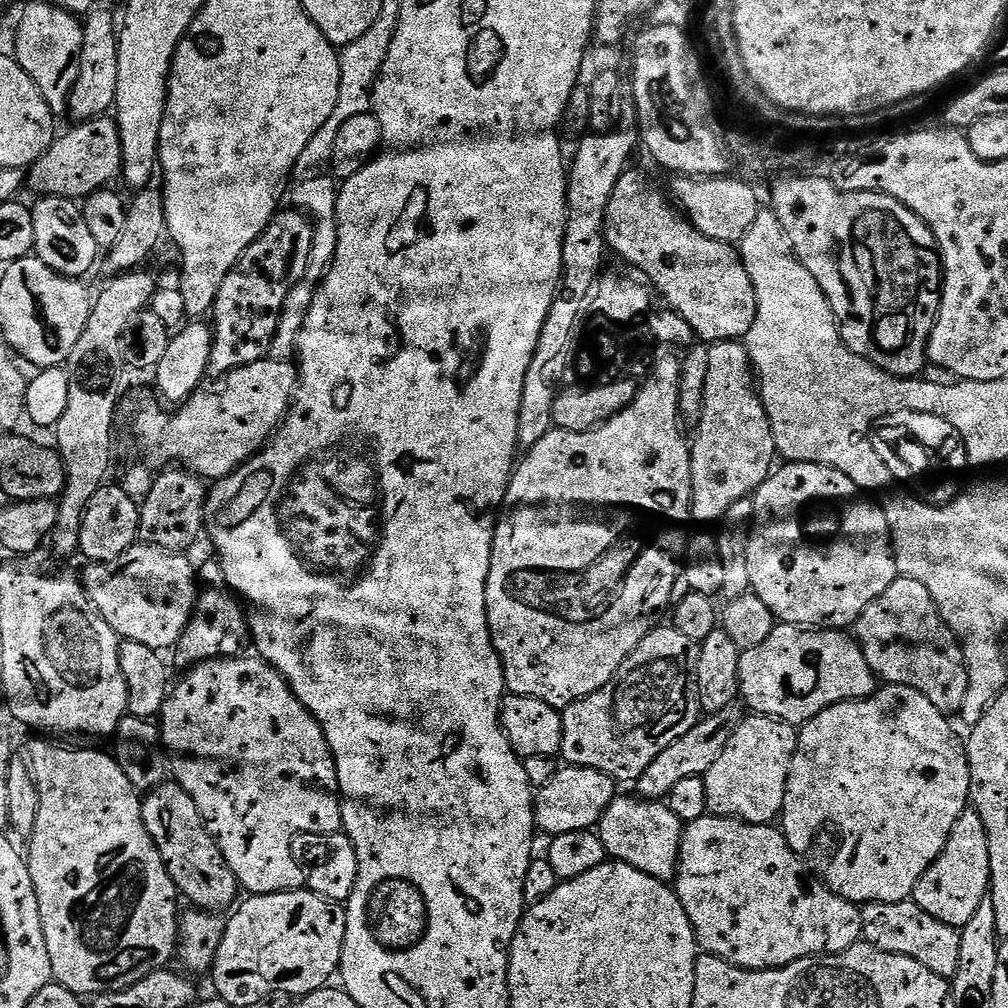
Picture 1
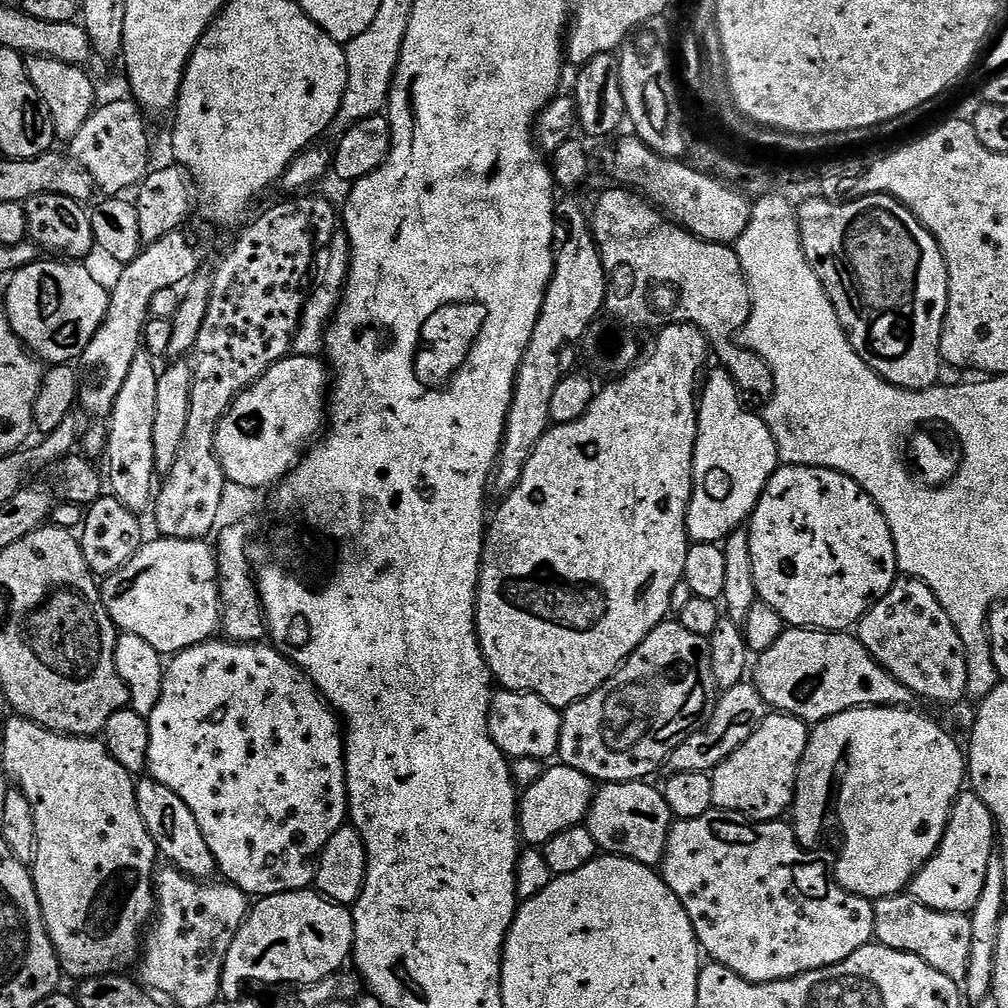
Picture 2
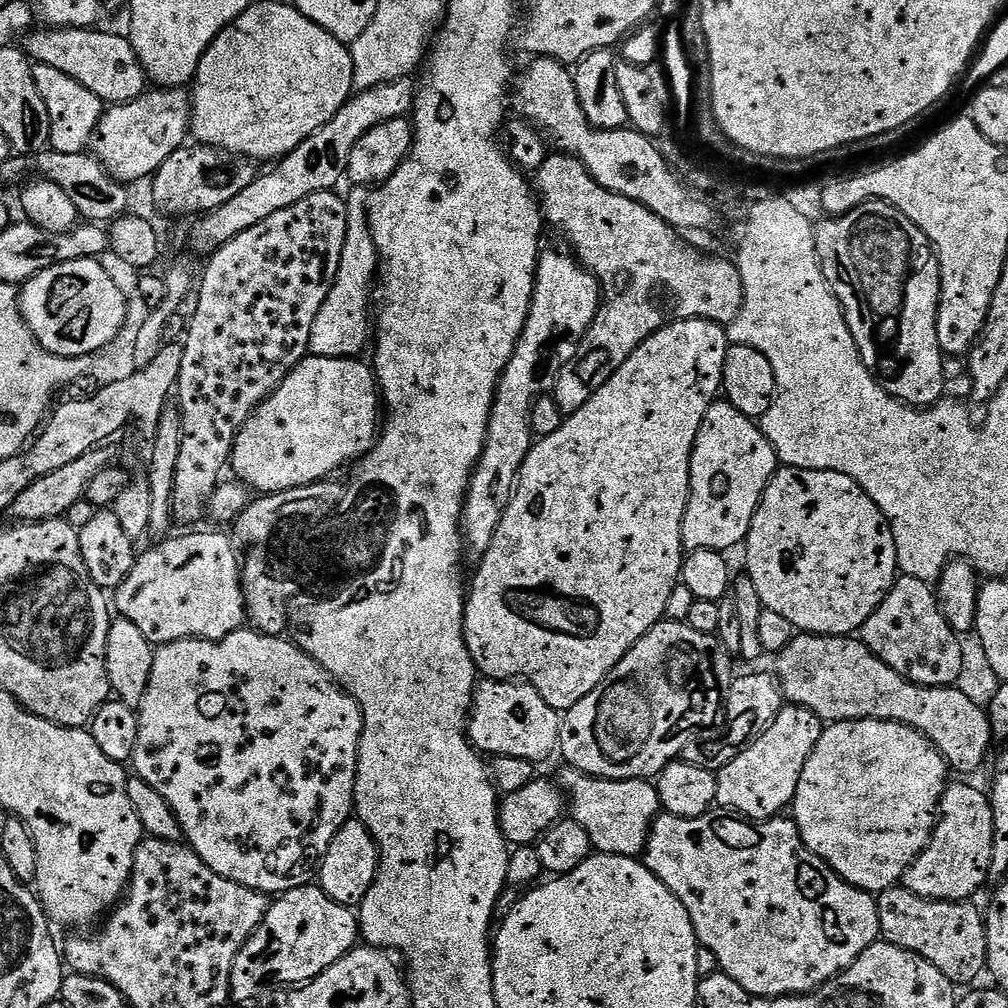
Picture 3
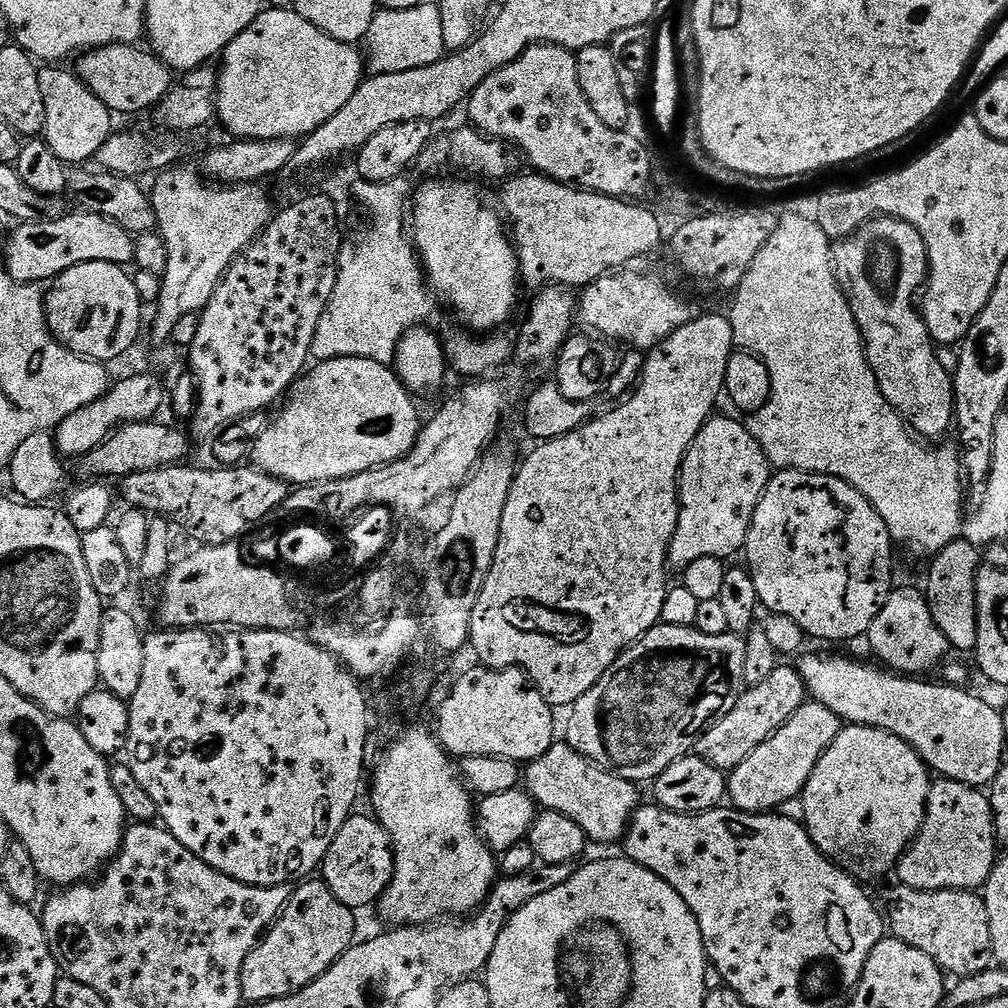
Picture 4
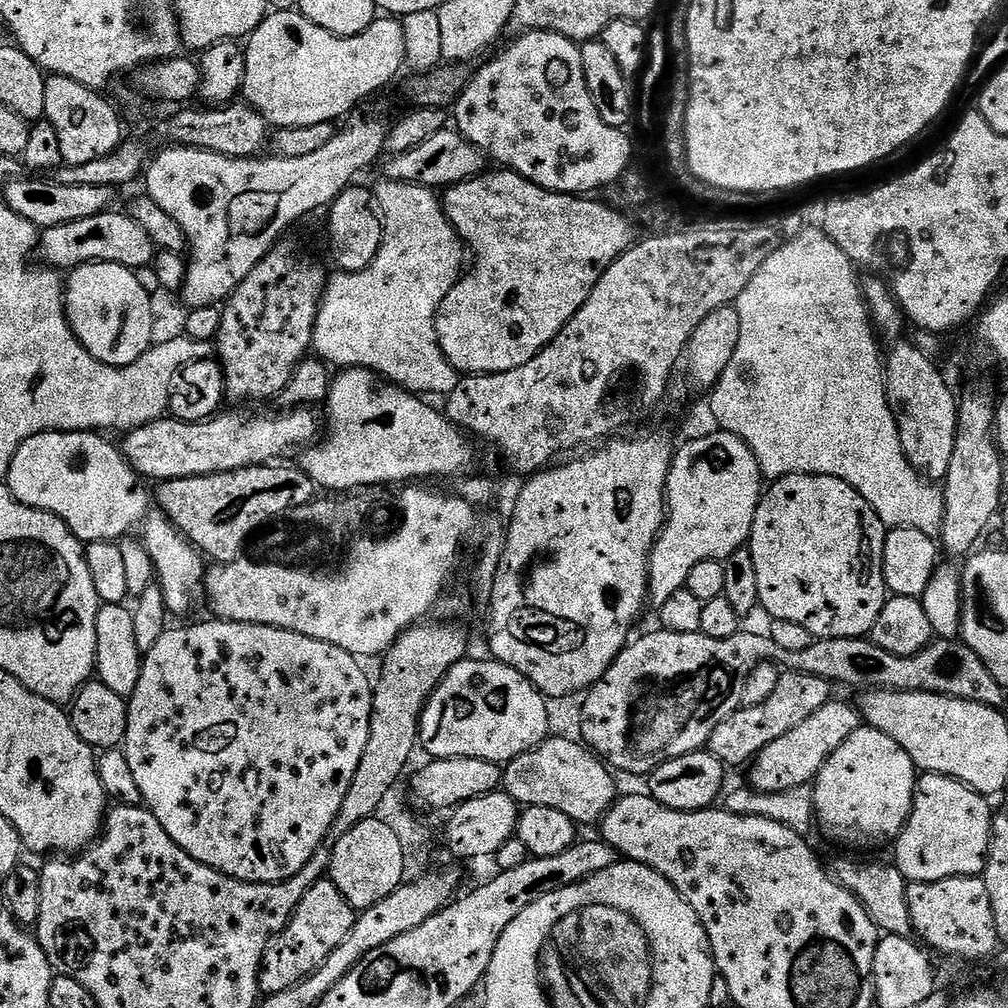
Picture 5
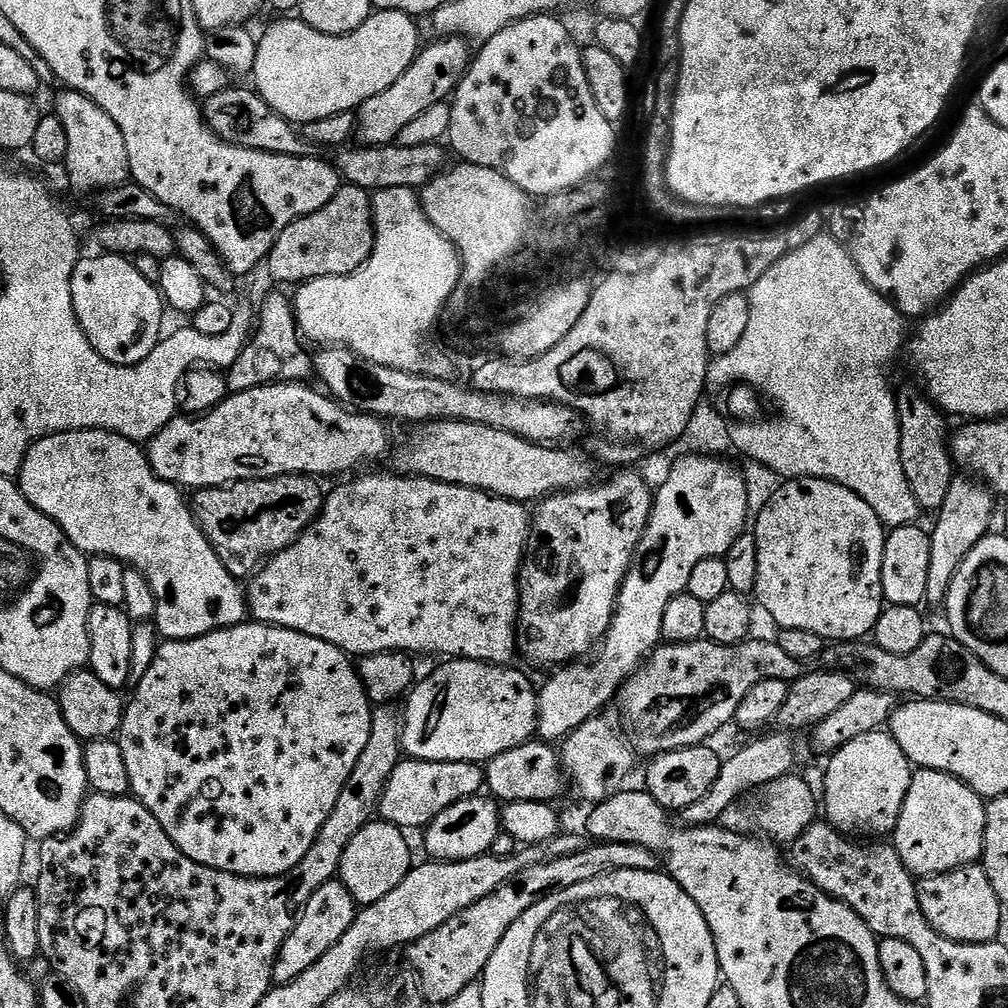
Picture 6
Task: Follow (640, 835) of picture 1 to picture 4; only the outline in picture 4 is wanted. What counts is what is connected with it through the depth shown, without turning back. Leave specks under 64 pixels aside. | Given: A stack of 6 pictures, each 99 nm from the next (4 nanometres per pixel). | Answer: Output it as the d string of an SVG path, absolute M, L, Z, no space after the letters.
M567 742L553 743L542 758L527 761L522 772L522 784L529 796L536 801L541 809L566 814L566 818L574 818L578 826L588 835L589 841L600 844L612 844L623 841L624 835L628 832L628 824L637 808L641 807L640 792L635 783L621 776L600 768L594 762L590 762L582 754L578 754Z

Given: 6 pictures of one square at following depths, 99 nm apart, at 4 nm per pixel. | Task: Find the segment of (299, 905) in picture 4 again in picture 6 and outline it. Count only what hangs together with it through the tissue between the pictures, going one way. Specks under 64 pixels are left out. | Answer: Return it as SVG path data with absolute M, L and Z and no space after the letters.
M339 879L326 882L314 894L304 907L300 909L300 915L296 917L296 925L292 928L292 933L282 942L280 953L276 956L276 961L272 964L272 983L289 984L298 974L310 970L330 946L334 946L350 930L358 911L358 905L352 899L352 895L345 890Z

